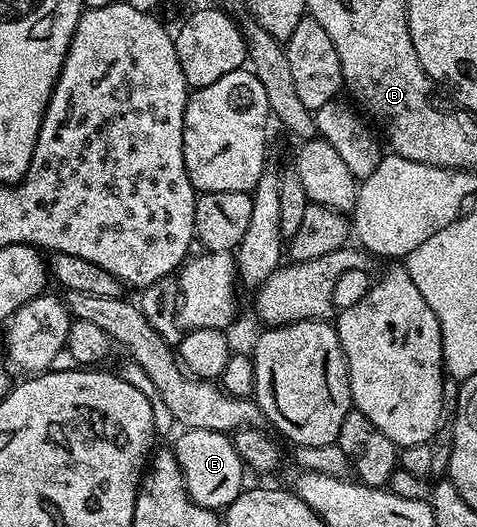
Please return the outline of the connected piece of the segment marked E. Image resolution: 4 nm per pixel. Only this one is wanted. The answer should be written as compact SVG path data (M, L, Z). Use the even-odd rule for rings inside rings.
M188 427L180 430L174 439L173 450L192 503L212 509L226 509L245 489L243 458L237 453L232 436L213 429Z

